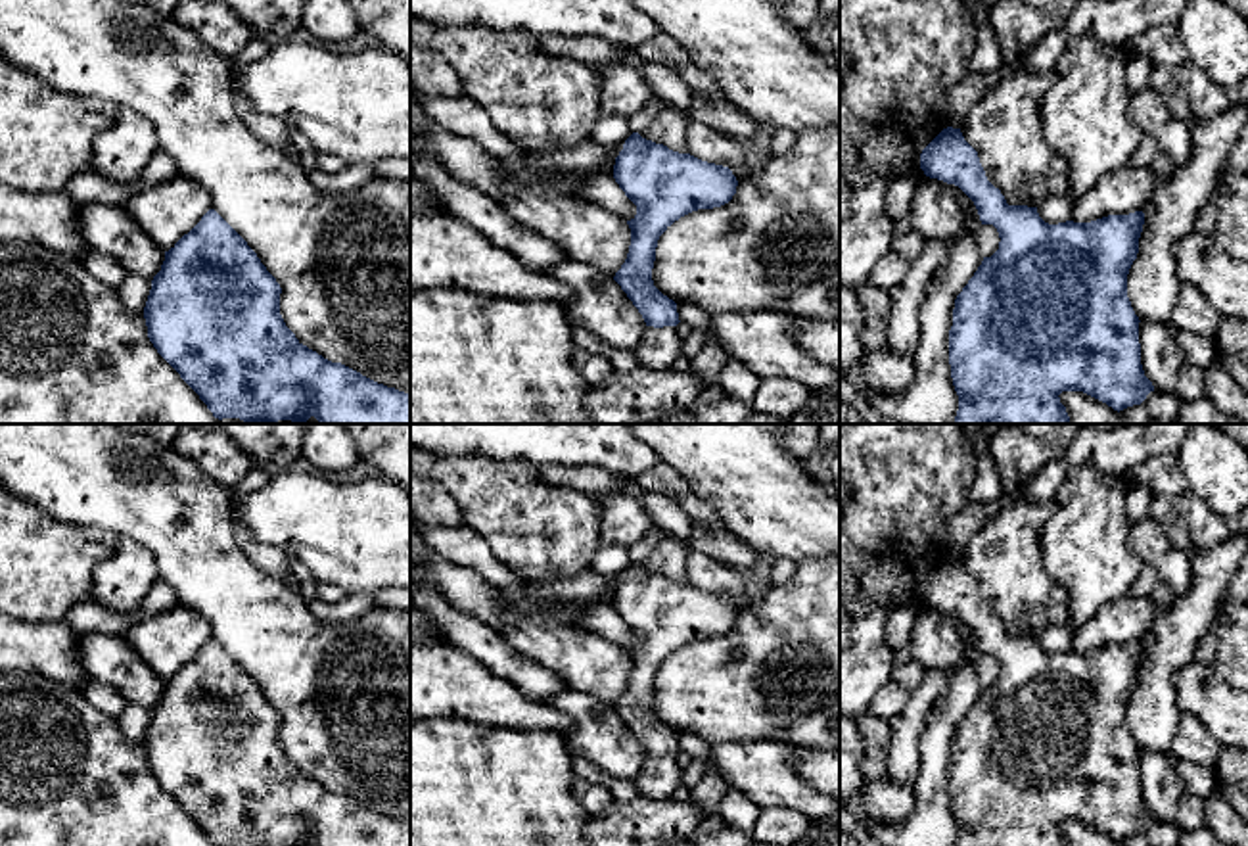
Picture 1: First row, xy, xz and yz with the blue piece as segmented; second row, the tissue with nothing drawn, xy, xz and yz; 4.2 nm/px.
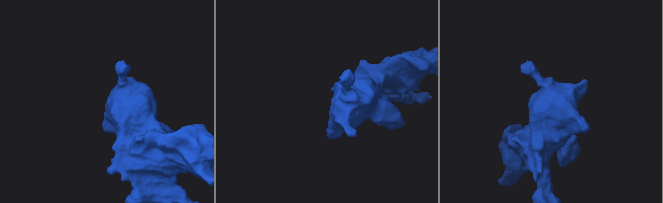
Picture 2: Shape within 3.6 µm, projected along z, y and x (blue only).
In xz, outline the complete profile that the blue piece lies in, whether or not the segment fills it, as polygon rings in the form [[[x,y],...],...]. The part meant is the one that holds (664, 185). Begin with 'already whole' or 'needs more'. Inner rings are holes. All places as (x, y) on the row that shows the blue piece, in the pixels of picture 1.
needs more; [[[633,132],[625,140],[623,150],[615,157],[613,178],[636,205],[636,215],[627,221],[631,228],[629,253],[613,280],[646,322],[642,340],[635,349],[638,368],[671,370],[673,363],[682,355],[681,338],[675,328],[681,320],[677,303],[663,295],[652,280],[658,240],[681,217],[698,209],[713,209],[728,203],[736,194],[738,180],[728,167],[702,161],[690,153],[673,152],[663,144],[642,138],[638,132]]]

